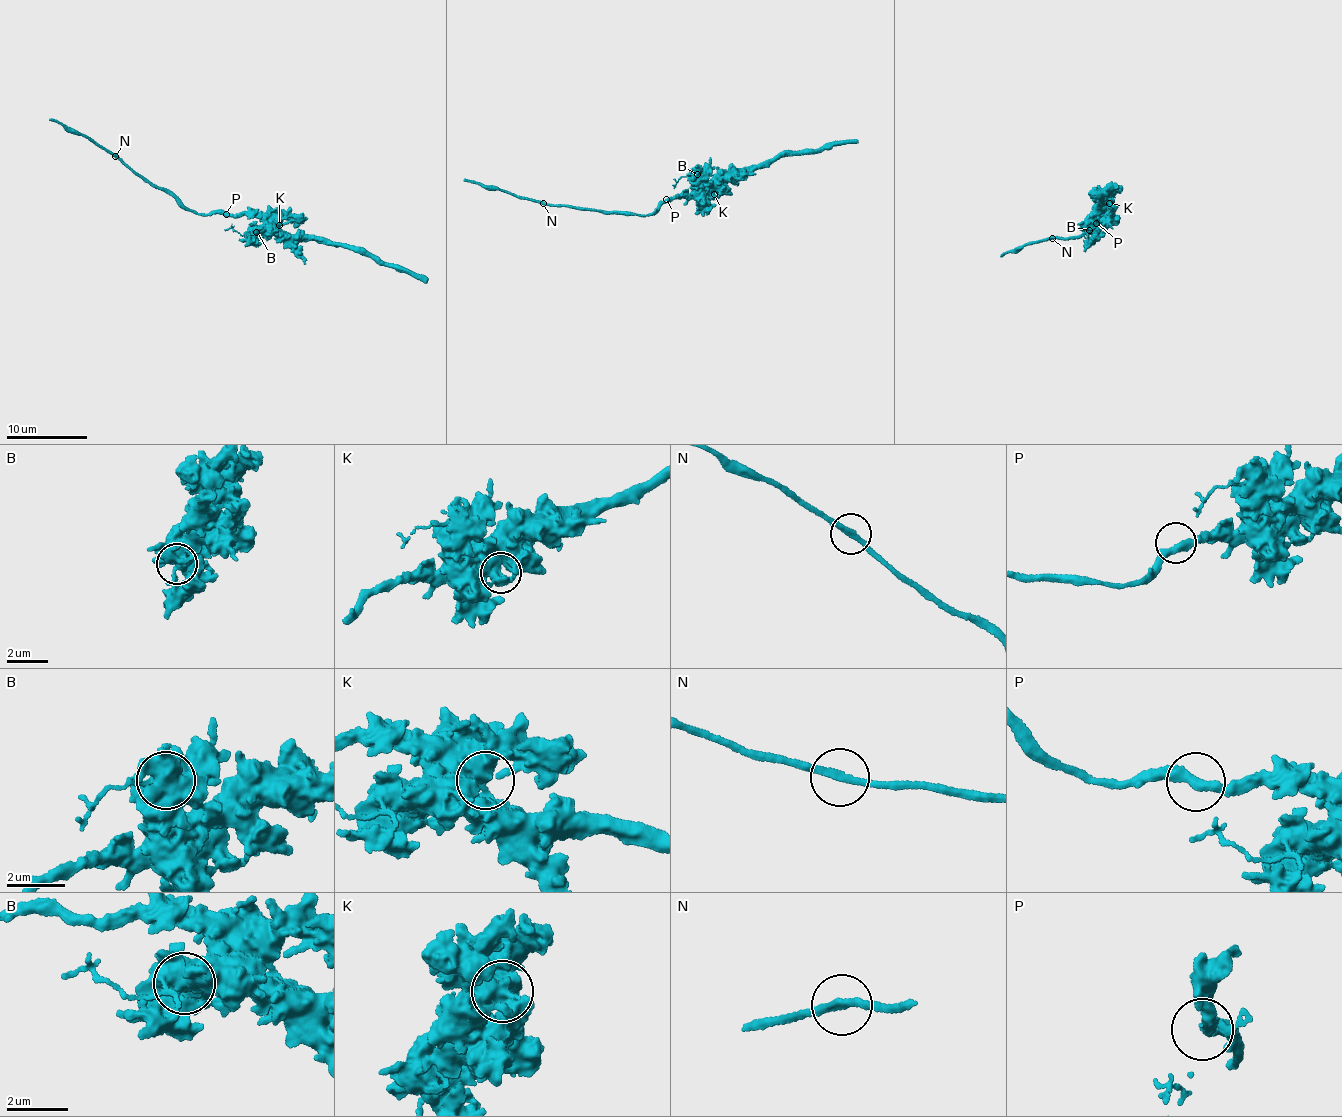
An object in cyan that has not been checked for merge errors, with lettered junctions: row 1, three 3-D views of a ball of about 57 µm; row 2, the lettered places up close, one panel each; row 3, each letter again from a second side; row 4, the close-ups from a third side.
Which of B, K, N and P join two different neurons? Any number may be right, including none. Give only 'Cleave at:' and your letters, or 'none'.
Cleave at: none

